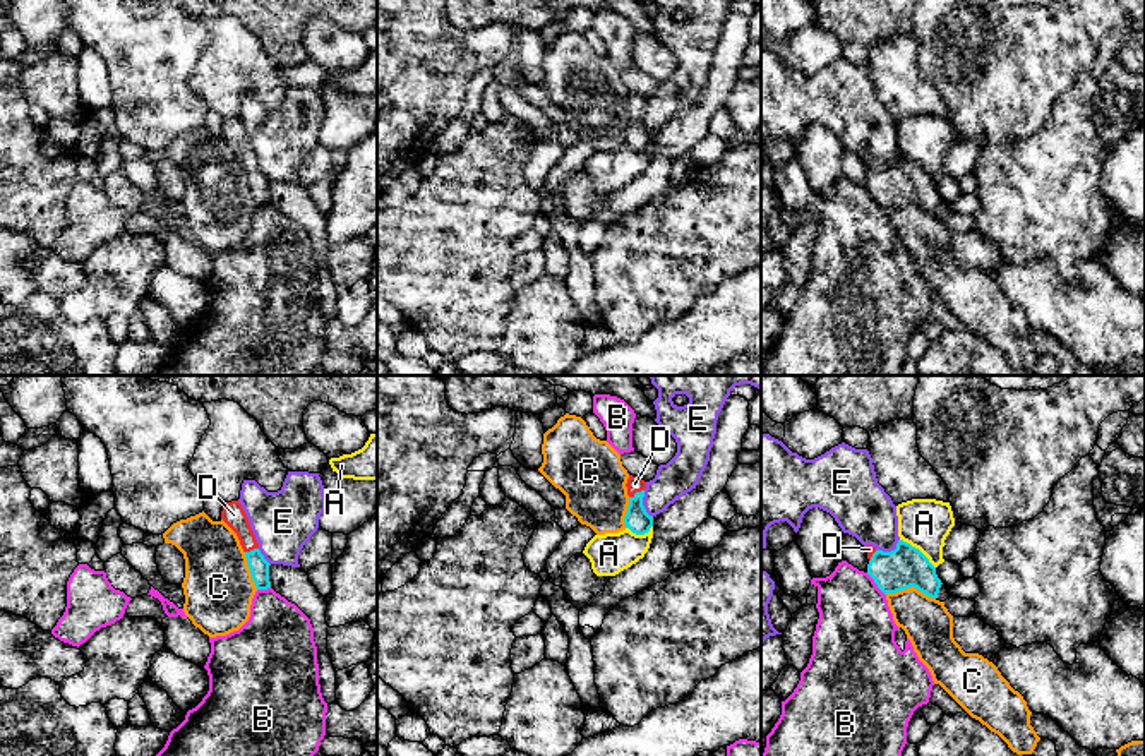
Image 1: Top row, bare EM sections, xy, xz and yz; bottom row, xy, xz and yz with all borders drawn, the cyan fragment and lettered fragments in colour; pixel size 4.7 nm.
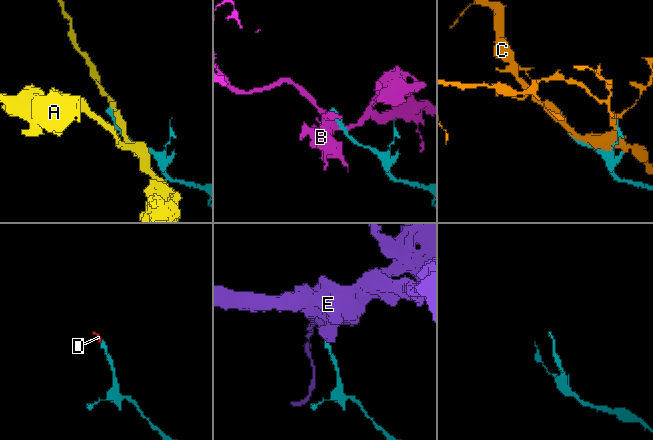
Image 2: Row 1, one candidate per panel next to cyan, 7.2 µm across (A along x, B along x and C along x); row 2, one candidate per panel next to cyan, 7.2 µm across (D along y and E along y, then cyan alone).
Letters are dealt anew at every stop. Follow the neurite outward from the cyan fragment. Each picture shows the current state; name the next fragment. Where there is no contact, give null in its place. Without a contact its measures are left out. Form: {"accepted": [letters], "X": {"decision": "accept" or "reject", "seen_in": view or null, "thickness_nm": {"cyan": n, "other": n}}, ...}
{"accepted": ["D"], "A": {"decision": "reject", "seen_in": "yz", "thickness_nm": {"cyan": 200, "other": 240}}, "B": {"decision": "reject", "seen_in": "yz", "thickness_nm": {"cyan": 200, "other": 360}}, "C": {"decision": "reject", "seen_in": "yz", "thickness_nm": {"cyan": 200, "other": 220}}, "D": {"decision": "accept", "seen_in": "xz", "thickness_nm": {"cyan": 110, "other": 70}}, "E": {"decision": "reject", "seen_in": "yz", "thickness_nm": {"cyan": 200, "other": 260}}}

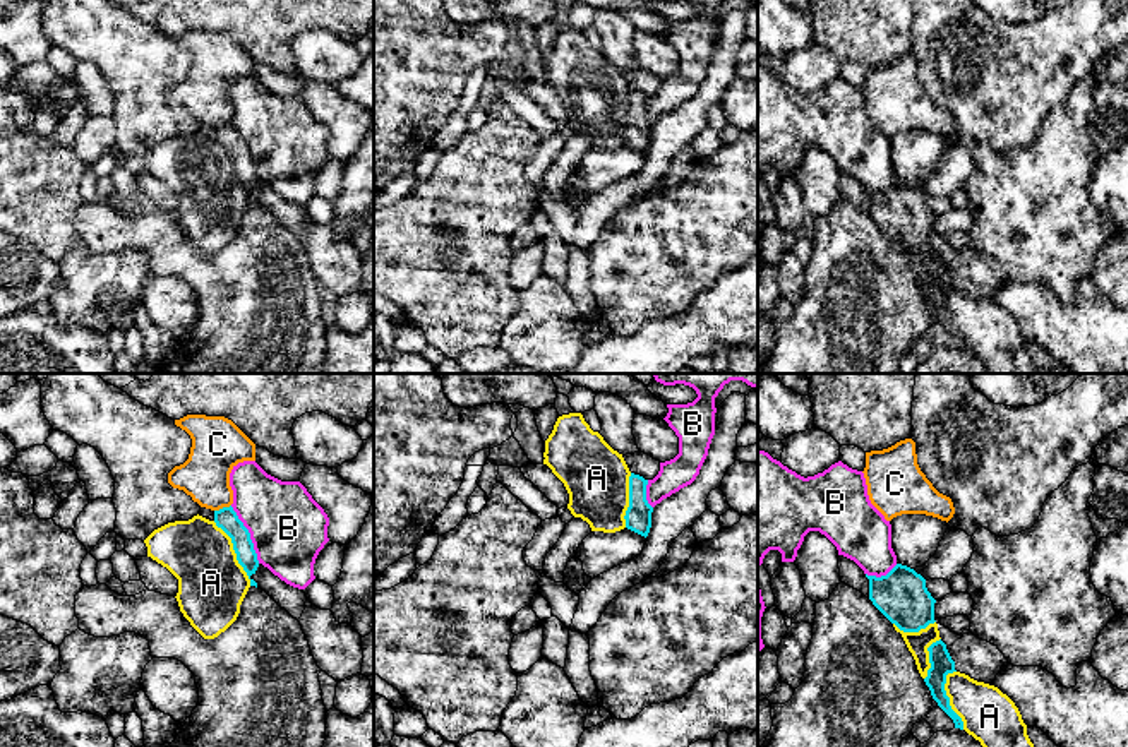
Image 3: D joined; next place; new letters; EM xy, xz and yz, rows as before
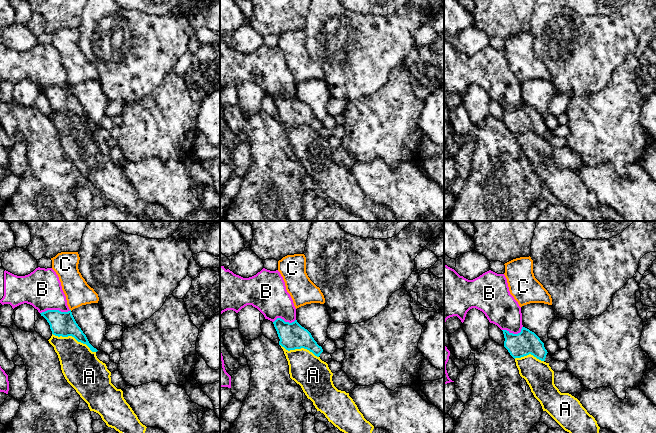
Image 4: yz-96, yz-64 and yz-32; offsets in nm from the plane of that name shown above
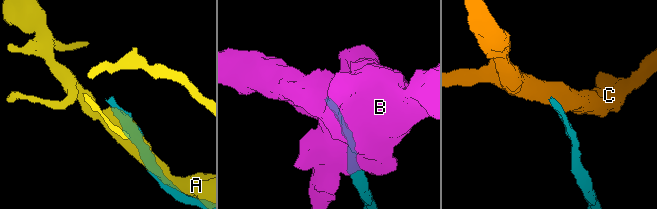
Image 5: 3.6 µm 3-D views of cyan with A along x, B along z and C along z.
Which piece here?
{"accepted": [], "A": {"decision": "reject", "seen_in": "xy", "thickness_nm": {"cyan": 100, "other": 320}}, "B": {"decision": "reject", "seen_in": "xy", "thickness_nm": {"cyan": 100, "other": 360}}, "C": {"decision": "reject", "seen_in": "xy", "thickness_nm": {"cyan": 100, "other": 220}}}

